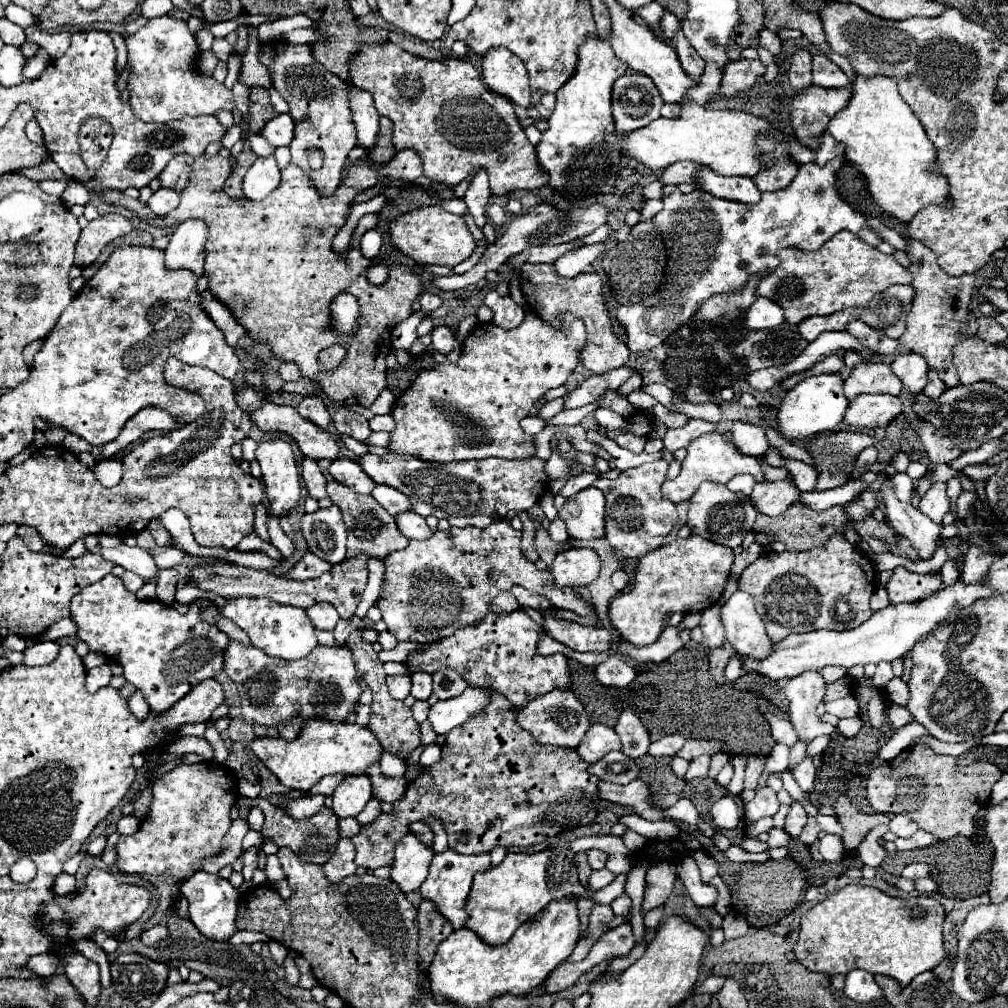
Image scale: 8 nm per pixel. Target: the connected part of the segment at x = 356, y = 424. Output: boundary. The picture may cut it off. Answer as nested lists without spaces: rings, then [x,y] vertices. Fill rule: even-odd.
[[[340,407],[334,415],[334,425],[338,429],[338,433],[354,437],[358,441],[366,441],[372,435],[372,429],[368,425],[368,419],[362,417],[358,411],[350,409],[350,407]]]

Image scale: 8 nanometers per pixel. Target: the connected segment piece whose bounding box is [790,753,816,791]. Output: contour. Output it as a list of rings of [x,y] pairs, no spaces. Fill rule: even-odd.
[[[806,753],[804,755],[804,759],[796,765],[796,767],[792,767],[790,769],[790,773],[792,773],[792,777],[796,779],[796,783],[800,785],[800,787],[804,787],[804,791],[812,791],[812,785],[814,785],[814,773],[816,773],[816,769],[814,769],[814,765],[812,765],[812,757]]]

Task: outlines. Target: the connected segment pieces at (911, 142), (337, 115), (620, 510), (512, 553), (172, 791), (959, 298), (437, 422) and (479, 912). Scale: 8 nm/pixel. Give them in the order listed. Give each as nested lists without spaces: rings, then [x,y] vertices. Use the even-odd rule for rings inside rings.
[[[854,75],[850,101],[830,119],[826,131],[846,145],[846,159],[860,167],[874,201],[890,215],[908,221],[926,205],[946,203],[948,183],[934,171],[934,145],[912,107],[900,97],[894,79]]]
[[[282,41],[264,43],[260,47],[260,63],[270,69],[272,85],[278,89],[278,93],[288,101],[290,115],[296,123],[294,139],[290,143],[292,151],[292,163],[302,167],[310,181],[314,183],[318,195],[332,197],[342,181],[342,171],[346,157],[350,149],[356,145],[356,129],[352,123],[352,111],[350,111],[350,91],[348,83],[324,69],[320,63],[314,63],[310,55],[308,45],[286,45]],[[308,147],[320,147],[324,151],[326,163],[318,171],[310,171],[306,165],[304,153]]]
[[[666,461],[644,463],[640,467],[624,469],[616,479],[598,477],[594,487],[606,495],[606,533],[604,541],[620,559],[638,559],[648,551],[658,549],[678,523],[678,509],[674,503],[660,497],[660,485],[666,479]]]
[[[498,521],[492,523],[486,529],[478,527],[450,527],[448,531],[436,531],[424,541],[410,541],[404,549],[394,551],[386,557],[386,577],[382,583],[382,593],[376,601],[376,605],[384,613],[384,623],[388,625],[388,631],[398,641],[418,641],[418,643],[430,643],[444,637],[454,635],[456,629],[476,625],[486,615],[508,615],[516,609],[516,599],[510,593],[512,585],[526,583],[526,589],[546,595],[554,607],[576,612],[581,617],[595,616],[598,628],[603,628],[595,609],[578,597],[578,593],[572,587],[556,589],[556,587],[542,587],[542,579],[550,579],[548,571],[538,571],[534,563],[526,561],[520,551],[520,537],[522,533],[510,527],[510,521]]]
[[[218,763],[180,764],[162,775],[152,785],[152,805],[148,817],[140,823],[140,829],[132,837],[120,837],[116,843],[118,871],[140,873],[140,875],[170,875],[178,881],[188,879],[204,859],[212,859],[220,853],[222,839],[230,829],[230,807],[238,799],[236,775]]]
[[[906,239],[904,253],[910,259],[908,271],[914,275],[914,281],[912,281],[914,301],[906,319],[906,331],[902,333],[898,341],[902,347],[924,355],[926,361],[930,361],[930,367],[938,371],[938,375],[948,387],[958,387],[960,379],[952,363],[952,345],[956,343],[956,337],[960,333],[978,331],[976,321],[970,319],[970,313],[968,313],[968,303],[976,289],[976,277],[974,275],[950,277],[938,267],[936,255],[918,239]]]
[[[532,311],[524,317],[524,321],[516,327],[516,329],[502,329],[494,323],[478,323],[474,327],[474,331],[468,335],[468,339],[464,341],[464,347],[462,347],[462,353],[460,353],[460,359],[458,363],[440,363],[440,365],[434,365],[432,371],[424,371],[416,377],[416,381],[412,383],[412,387],[402,395],[398,397],[394,409],[392,409],[392,417],[396,421],[396,429],[390,433],[390,451],[396,451],[396,453],[406,453],[406,455],[414,455],[414,457],[420,457],[420,459],[426,459],[426,461],[440,461],[440,463],[446,463],[446,461],[460,461],[460,459],[484,459],[484,457],[506,457],[506,459],[526,459],[526,457],[534,457],[534,437],[532,435],[526,435],[520,427],[520,419],[524,419],[532,405],[552,387],[560,387],[564,385],[564,381],[568,379],[568,375],[574,371],[574,367],[578,365],[578,351],[582,349],[582,343],[586,339],[586,333],[584,333],[584,327],[582,327],[582,321],[576,319],[574,315],[566,313],[564,315],[564,331],[560,329],[554,329],[550,327],[548,323],[542,323],[542,319],[538,319]]]
[[[558,841],[540,853],[508,853],[504,861],[474,875],[470,895],[466,899],[468,921],[466,927],[476,931],[486,943],[500,945],[506,943],[514,931],[530,917],[540,913],[550,901],[564,895],[590,897],[597,904],[609,905],[624,892],[627,876],[617,875],[605,889],[589,895],[578,881],[578,867],[574,861],[574,851],[570,851],[570,841]]]

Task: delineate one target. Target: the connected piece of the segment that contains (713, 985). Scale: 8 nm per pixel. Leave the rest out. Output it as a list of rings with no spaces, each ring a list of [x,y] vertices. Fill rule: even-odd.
[[[710,975],[710,977],[706,977],[706,981],[700,985],[700,987],[696,987],[694,993],[702,994],[702,993],[718,993],[720,991],[720,987],[722,987],[722,983],[724,983],[724,979],[722,979],[722,975],[718,977],[718,975]]]

